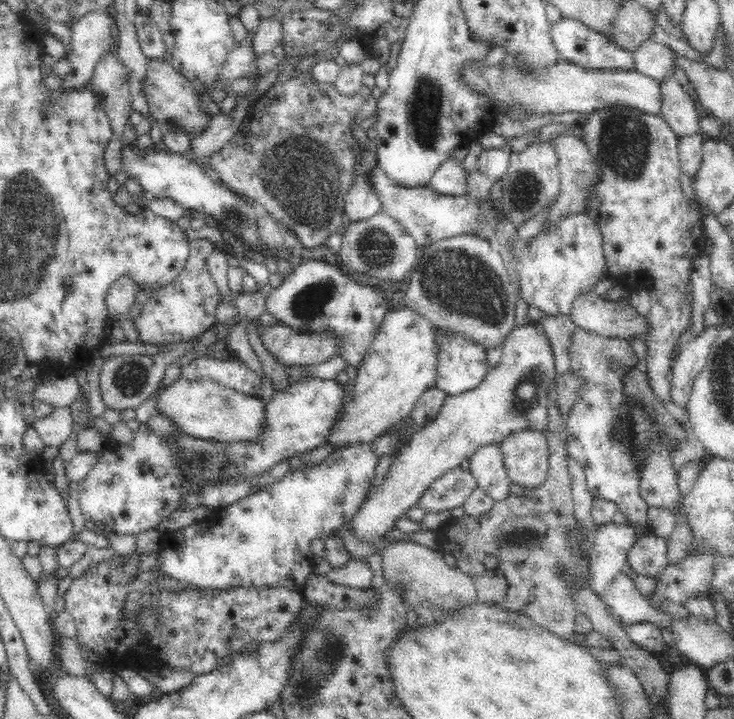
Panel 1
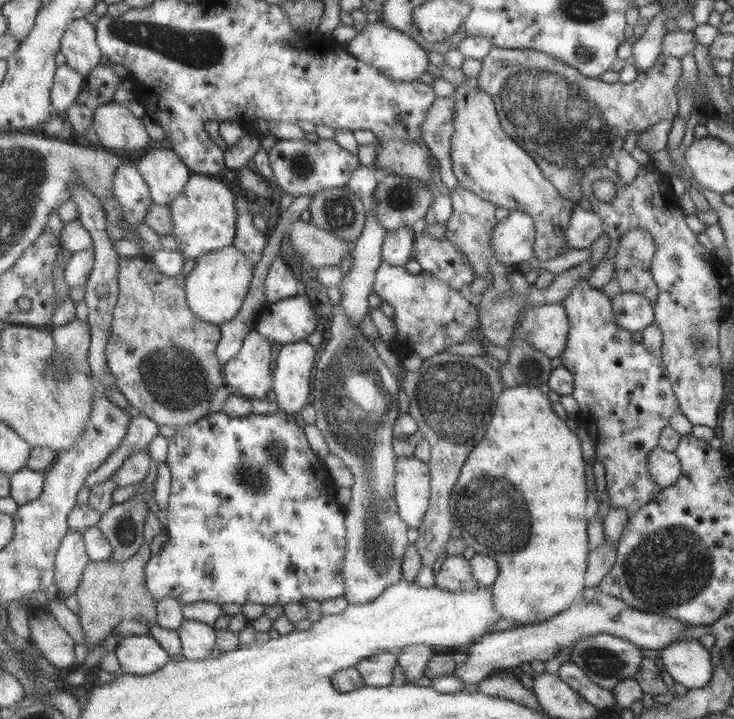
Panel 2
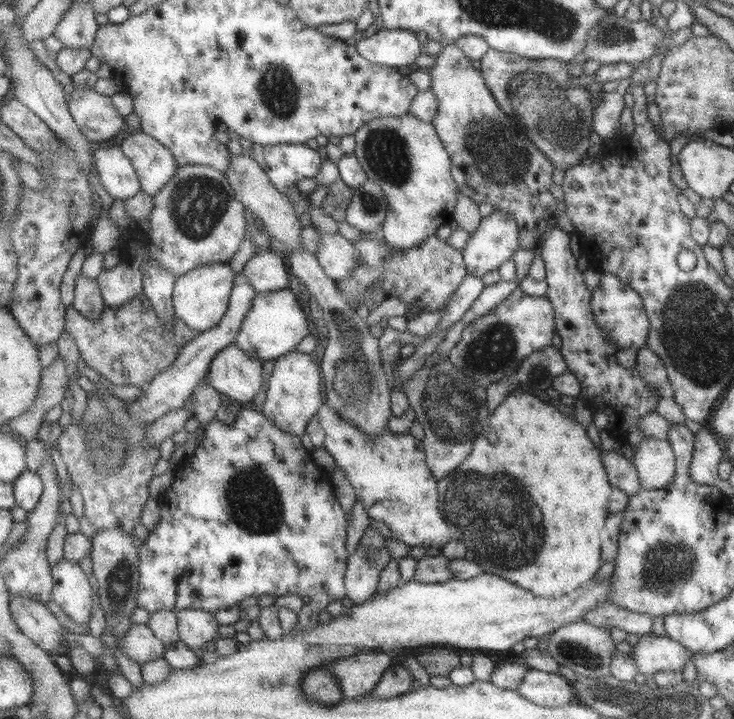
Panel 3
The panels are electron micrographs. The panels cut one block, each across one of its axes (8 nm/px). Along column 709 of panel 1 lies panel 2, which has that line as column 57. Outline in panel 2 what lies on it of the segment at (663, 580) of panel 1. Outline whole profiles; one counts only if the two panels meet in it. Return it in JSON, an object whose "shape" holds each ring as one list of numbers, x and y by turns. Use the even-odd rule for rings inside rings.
{"shape":[[70,530,58,553,58,584,63,599,77,597,78,588,84,580,84,572,93,560,88,552,86,534,78,530]]}

